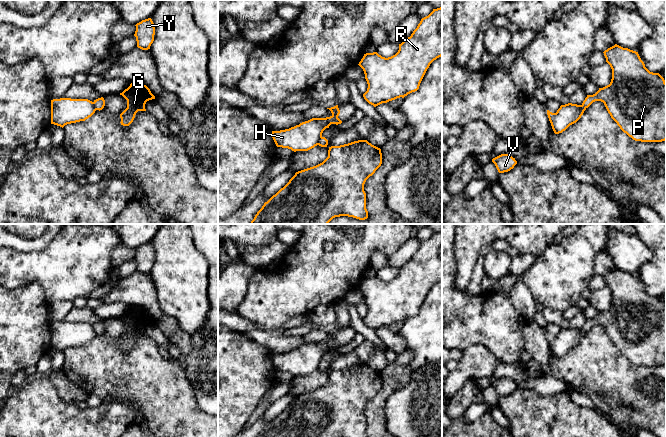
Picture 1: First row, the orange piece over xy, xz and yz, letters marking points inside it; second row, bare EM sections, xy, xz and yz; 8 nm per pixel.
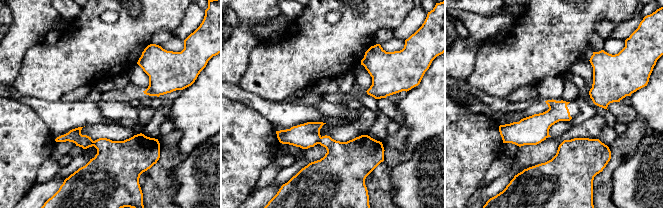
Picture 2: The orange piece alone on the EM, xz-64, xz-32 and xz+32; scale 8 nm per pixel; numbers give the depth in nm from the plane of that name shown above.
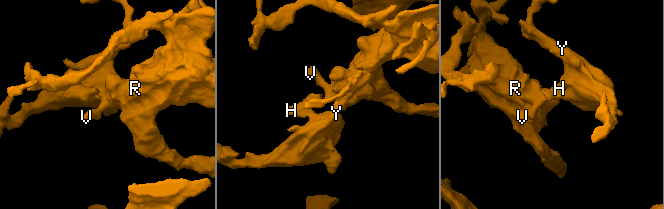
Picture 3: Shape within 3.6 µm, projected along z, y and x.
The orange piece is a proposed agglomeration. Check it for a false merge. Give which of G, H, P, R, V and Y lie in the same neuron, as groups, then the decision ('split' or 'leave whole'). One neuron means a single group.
groups G P Y / H R V; split

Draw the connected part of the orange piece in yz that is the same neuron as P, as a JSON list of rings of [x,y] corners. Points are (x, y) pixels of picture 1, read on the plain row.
[[[617,268],[604,276],[606,286],[612,293],[612,303],[609,309],[599,312],[593,319],[587,319],[582,327],[583,332],[588,332],[593,326],[604,327],[611,342],[620,353],[635,365],[662,366],[666,364],[666,306],[659,297],[650,296],[641,284],[638,276],[623,272]]]

